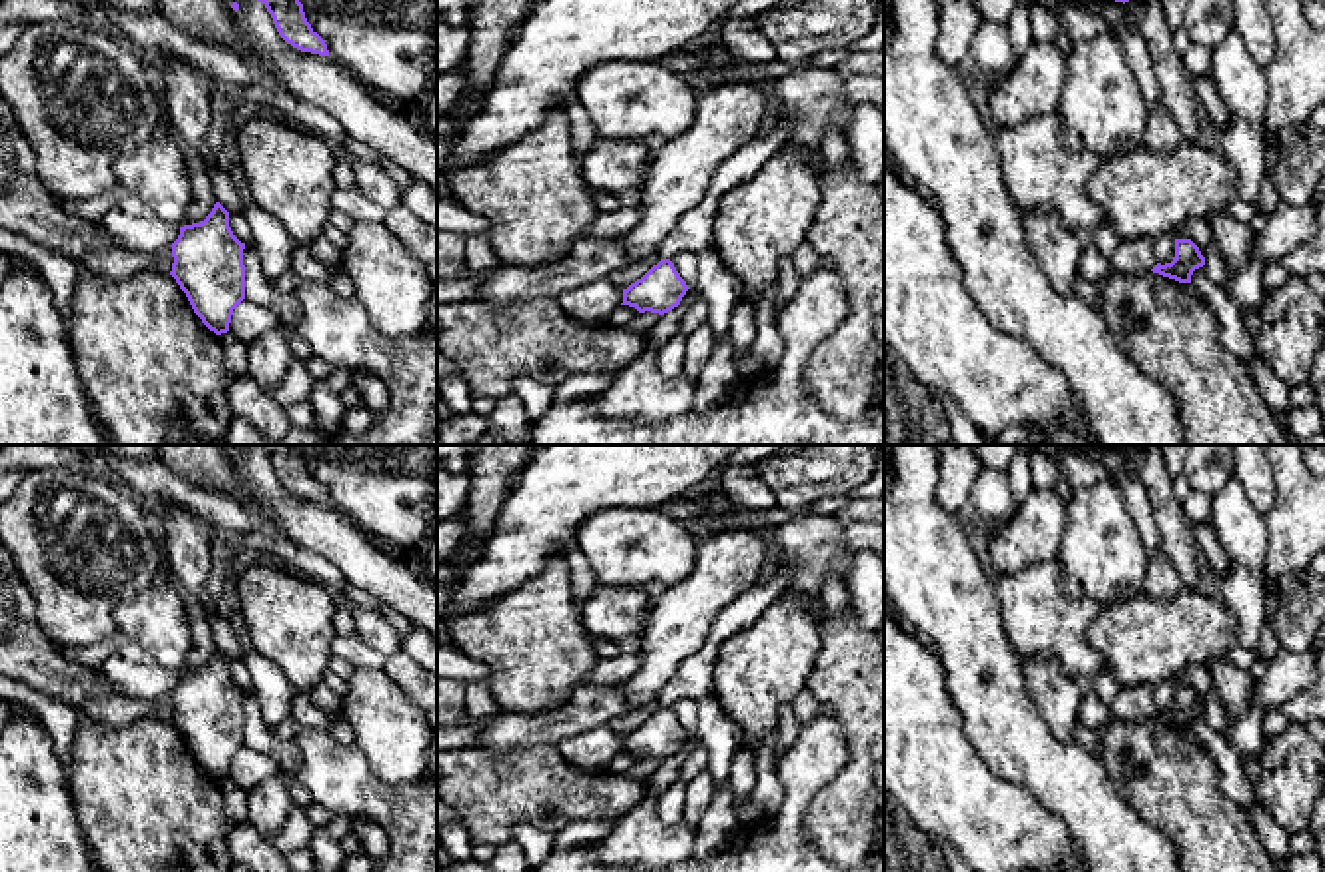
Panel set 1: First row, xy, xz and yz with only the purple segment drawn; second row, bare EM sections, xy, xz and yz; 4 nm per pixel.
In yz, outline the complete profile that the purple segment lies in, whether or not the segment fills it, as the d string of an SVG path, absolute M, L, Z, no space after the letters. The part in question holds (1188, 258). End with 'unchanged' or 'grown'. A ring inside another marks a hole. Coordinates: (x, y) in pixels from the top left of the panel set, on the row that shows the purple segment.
M1175 239L1175 257L1171 263L1157 263L1151 271L1179 283L1191 283L1195 269L1205 265L1205 257L1191 239Z; unchanged

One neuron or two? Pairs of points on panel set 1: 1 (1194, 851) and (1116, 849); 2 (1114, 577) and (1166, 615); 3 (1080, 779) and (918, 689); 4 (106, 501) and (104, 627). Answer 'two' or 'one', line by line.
1: two
2: two
3: two
4: one

